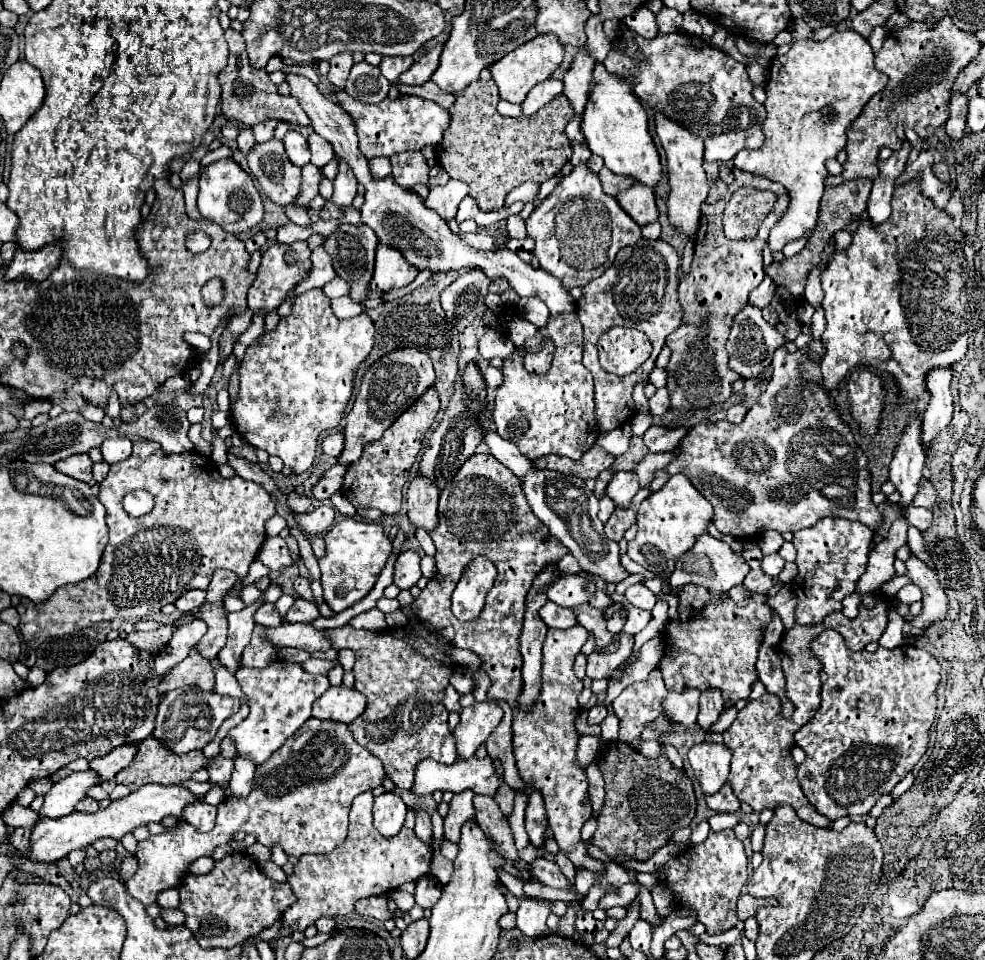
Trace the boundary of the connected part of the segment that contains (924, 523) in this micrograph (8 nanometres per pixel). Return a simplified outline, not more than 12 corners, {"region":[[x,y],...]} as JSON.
{"region":[[886,500],[884,506],[902,514],[918,530],[932,524],[928,508],[912,504],[900,508],[896,502]]}

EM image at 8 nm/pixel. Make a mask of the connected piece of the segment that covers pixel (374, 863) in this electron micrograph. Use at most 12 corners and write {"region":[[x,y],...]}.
{"region":[[372,792],[342,846],[302,856],[278,936],[430,872],[410,828],[376,840]]}

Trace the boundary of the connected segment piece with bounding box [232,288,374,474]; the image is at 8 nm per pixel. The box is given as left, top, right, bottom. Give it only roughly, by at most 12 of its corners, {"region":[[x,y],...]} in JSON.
{"region":[[298,296],[240,364],[242,438],[302,474],[374,346]]}

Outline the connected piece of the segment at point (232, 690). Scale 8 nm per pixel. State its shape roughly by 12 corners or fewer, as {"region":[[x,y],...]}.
{"region":[[224,666],[216,668],[214,692],[240,698],[238,680]]}

